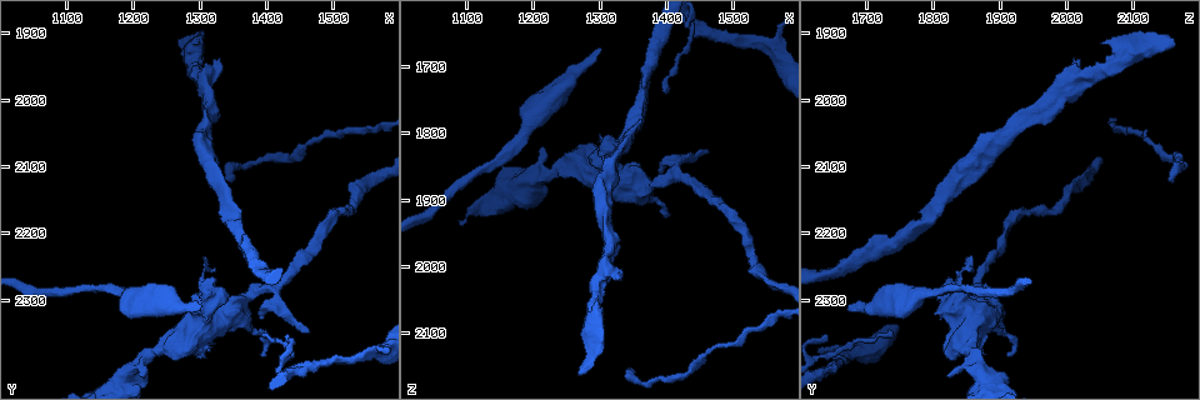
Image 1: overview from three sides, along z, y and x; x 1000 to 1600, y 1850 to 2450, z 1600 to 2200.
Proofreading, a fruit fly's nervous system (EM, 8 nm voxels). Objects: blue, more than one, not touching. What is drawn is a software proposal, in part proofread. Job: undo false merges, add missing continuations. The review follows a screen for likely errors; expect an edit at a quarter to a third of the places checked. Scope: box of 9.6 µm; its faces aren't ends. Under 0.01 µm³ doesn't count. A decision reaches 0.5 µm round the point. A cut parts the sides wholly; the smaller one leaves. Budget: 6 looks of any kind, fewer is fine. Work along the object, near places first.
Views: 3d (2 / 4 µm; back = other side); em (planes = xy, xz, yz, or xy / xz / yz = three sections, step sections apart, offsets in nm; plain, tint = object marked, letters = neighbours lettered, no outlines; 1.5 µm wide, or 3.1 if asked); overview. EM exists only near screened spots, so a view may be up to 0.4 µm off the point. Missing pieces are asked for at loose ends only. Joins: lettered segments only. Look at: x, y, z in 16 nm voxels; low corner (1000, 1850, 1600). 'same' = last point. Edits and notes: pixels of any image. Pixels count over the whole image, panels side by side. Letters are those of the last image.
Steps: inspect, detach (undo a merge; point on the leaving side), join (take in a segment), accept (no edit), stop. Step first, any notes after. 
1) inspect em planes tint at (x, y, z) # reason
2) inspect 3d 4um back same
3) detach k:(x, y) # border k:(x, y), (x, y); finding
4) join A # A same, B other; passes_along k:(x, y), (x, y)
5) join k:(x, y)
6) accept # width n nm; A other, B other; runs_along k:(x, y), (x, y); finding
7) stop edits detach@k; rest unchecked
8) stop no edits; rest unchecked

inspect em xy step 8 tint at (1190, 2325, 1755)

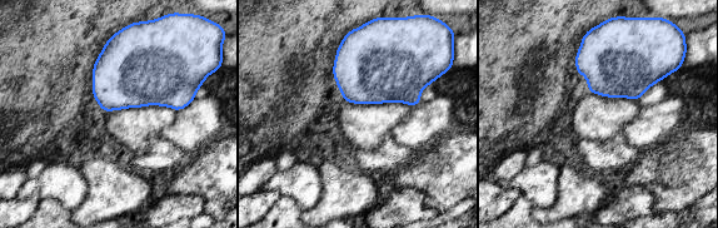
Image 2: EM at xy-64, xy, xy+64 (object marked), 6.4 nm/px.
inspect em xy step 8 letters same # what lies round it

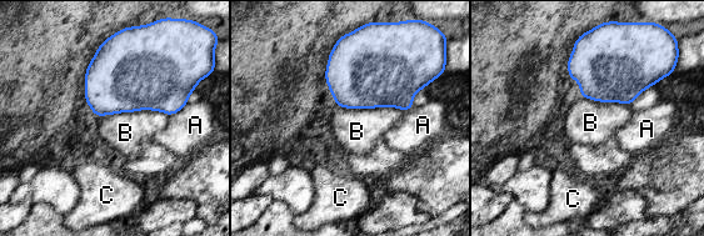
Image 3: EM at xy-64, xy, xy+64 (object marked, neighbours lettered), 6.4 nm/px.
accept # A other, B other, C other; border 3:(169, 115), (134, 110), (99, 118); no lettered segment goes on from it

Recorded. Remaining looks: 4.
inspect 3d 4um at (1300, 2310, 1670) # free end

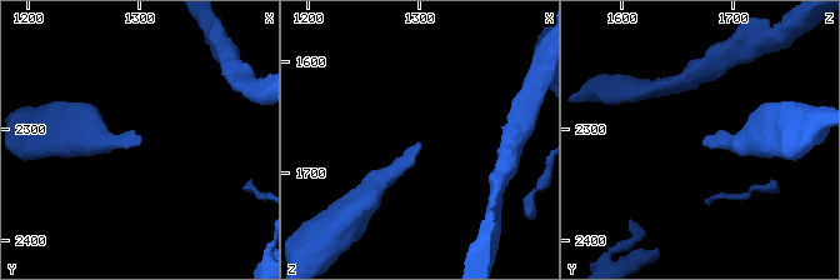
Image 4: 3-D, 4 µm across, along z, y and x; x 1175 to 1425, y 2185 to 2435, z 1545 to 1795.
inspect em yz step 8 tint at (1300, 2308, 1672)

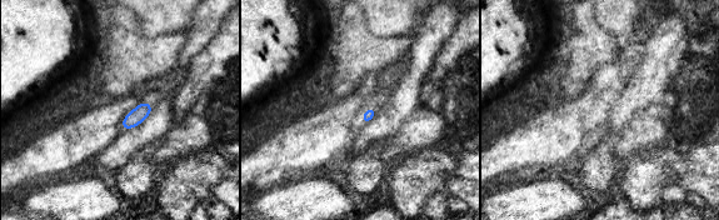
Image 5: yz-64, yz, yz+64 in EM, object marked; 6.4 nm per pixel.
inspect em planes letters same

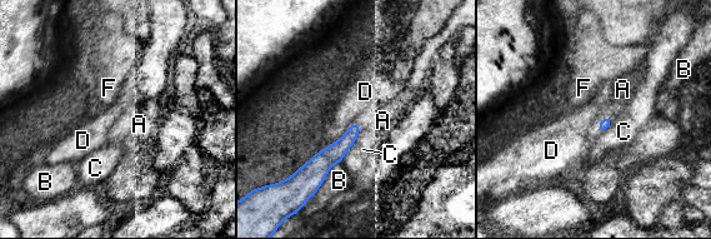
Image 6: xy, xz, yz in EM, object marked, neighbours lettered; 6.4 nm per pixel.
join A # A same, B other, C other, D other, F other; the neuron continues

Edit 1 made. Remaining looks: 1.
stop edits join@6; rest unchecked

